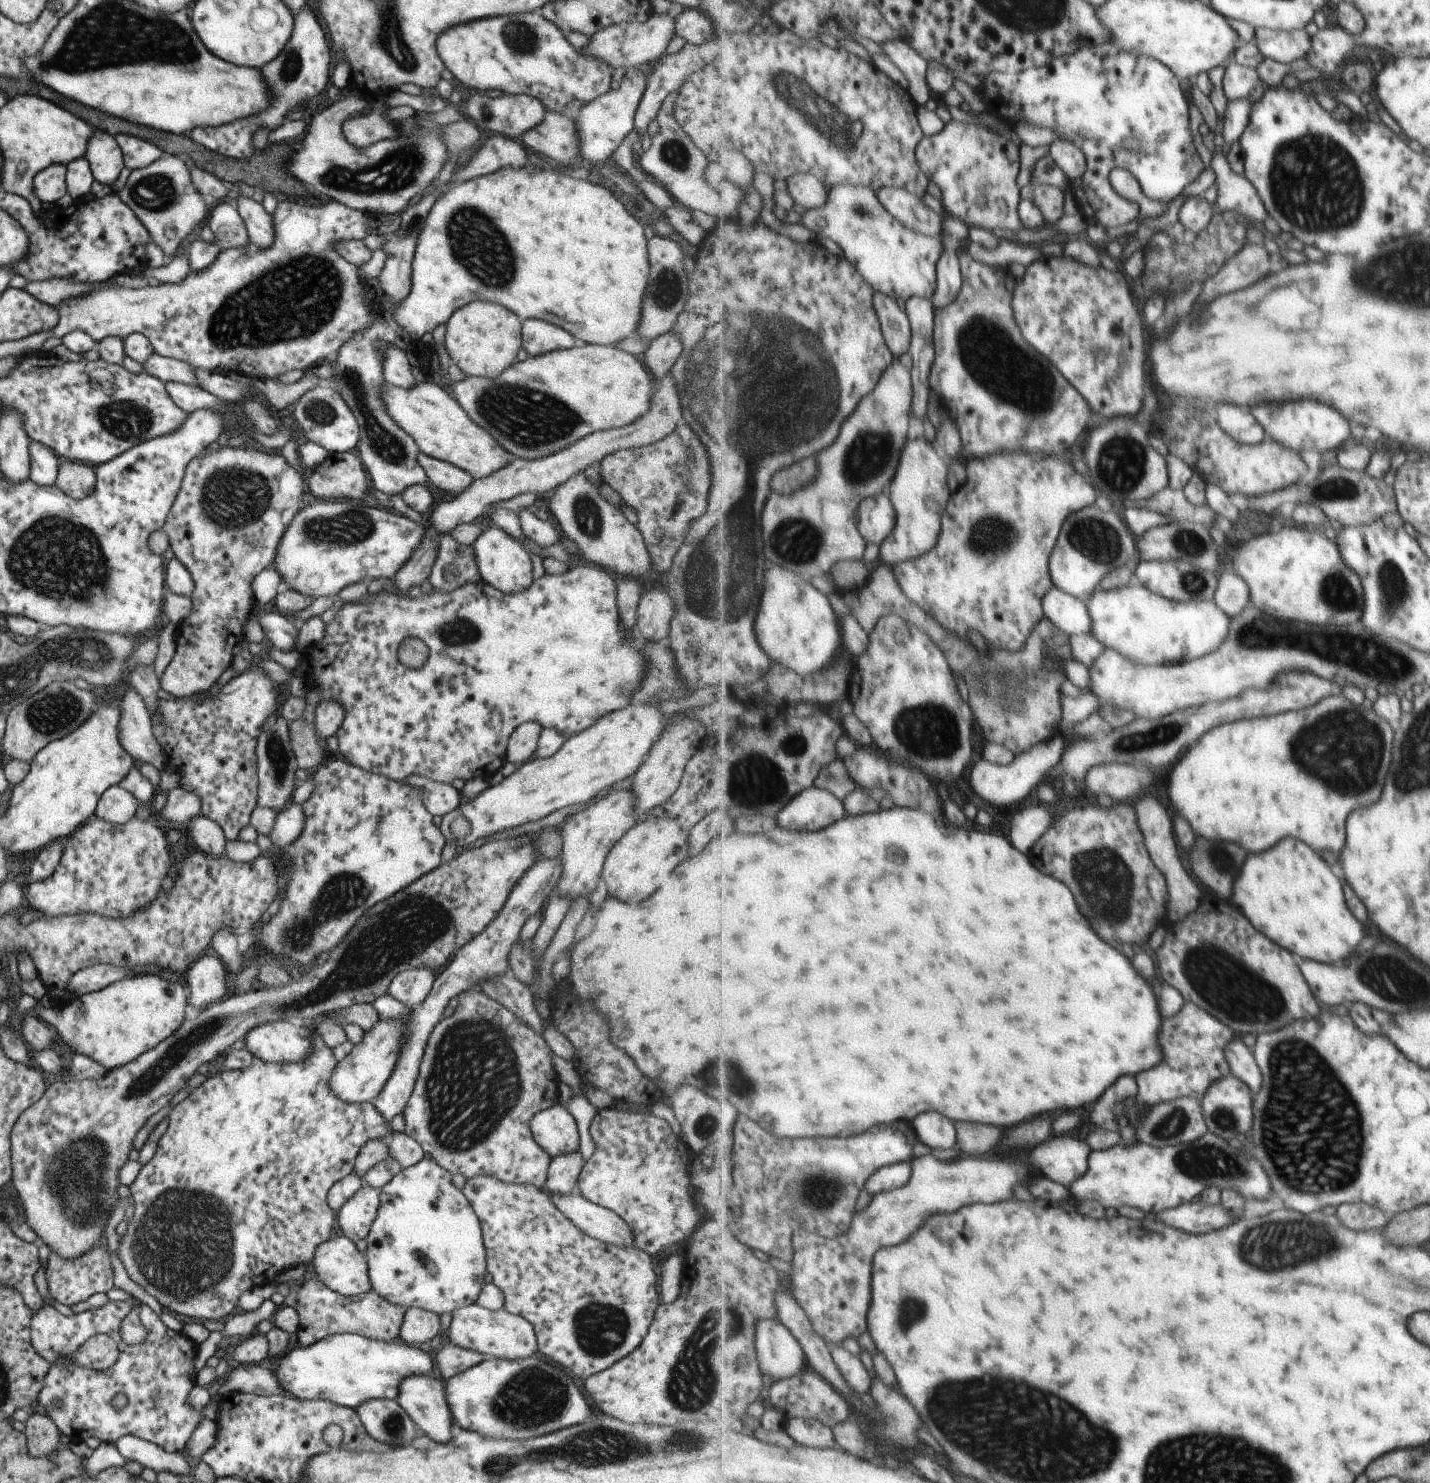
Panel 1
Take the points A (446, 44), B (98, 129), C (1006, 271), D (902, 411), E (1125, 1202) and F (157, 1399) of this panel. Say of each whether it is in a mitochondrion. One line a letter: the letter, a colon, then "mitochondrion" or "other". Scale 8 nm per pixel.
A: other
B: other
C: other
D: other
E: other
F: mitochondrion

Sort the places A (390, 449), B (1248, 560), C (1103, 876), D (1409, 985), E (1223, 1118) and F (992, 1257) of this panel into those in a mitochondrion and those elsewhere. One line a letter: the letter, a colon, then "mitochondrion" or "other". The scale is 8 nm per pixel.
A: mitochondrion
B: other
C: mitochondrion
D: mitochondrion
E: mitochondrion
F: other

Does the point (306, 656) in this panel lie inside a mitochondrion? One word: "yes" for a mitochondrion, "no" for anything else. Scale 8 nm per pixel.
no

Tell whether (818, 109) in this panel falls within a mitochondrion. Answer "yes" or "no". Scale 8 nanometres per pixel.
yes

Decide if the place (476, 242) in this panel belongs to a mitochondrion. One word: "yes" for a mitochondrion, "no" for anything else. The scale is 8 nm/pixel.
yes

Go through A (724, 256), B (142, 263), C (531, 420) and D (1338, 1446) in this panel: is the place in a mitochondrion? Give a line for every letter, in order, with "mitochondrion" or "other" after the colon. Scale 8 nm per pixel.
A: other
B: other
C: mitochondrion
D: other

